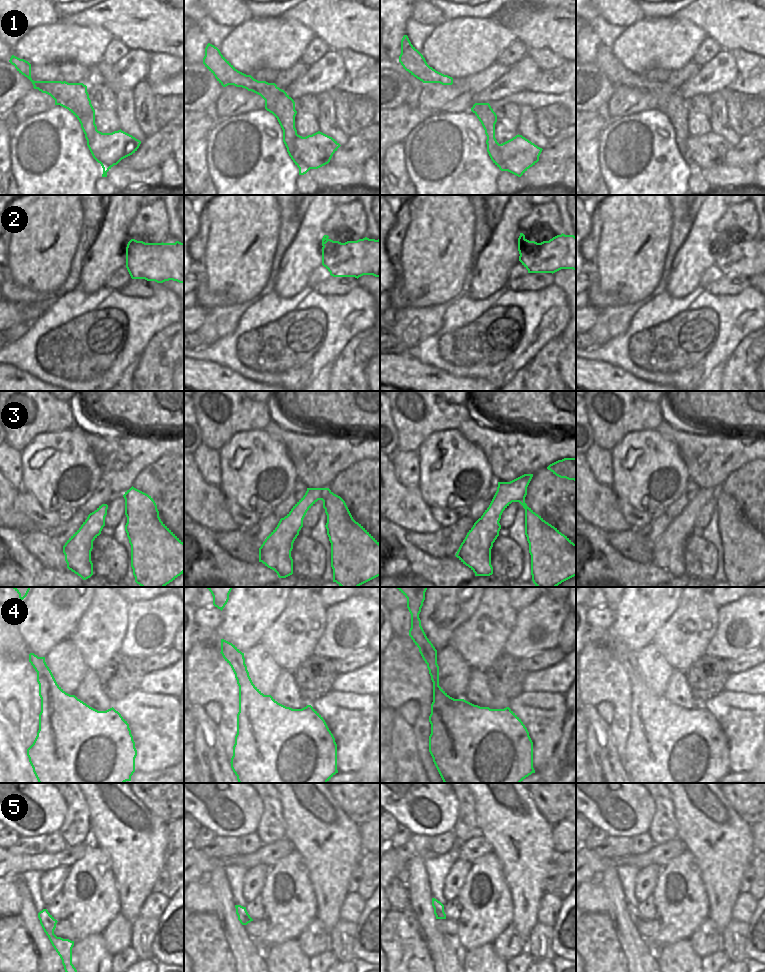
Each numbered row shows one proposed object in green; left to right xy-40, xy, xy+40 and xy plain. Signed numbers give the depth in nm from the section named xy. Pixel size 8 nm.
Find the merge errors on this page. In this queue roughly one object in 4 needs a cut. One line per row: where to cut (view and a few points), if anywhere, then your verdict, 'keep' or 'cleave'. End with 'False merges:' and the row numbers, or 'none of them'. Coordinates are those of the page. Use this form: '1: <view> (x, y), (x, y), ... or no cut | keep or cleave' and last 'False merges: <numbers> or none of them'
1: xy-40 (62, 82), (59, 84), (42, 83), (34, 86) | cleave
2: no cut | keep
3: no cut | keep
4: no cut | keep
5: no cut | keep
False merges: 1

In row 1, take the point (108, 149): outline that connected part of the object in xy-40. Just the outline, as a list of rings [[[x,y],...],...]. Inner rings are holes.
[[[63,81],[60,85],[44,83],[33,88],[50,95],[55,100],[55,105],[68,109],[79,120],[87,146],[93,158],[103,168],[102,177],[107,177],[107,172],[114,165],[139,148],[141,141],[121,129],[112,133],[102,133],[97,130],[95,110],[87,86],[83,83]]]

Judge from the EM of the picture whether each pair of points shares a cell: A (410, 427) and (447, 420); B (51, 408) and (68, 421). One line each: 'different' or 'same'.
A: same
B: same

